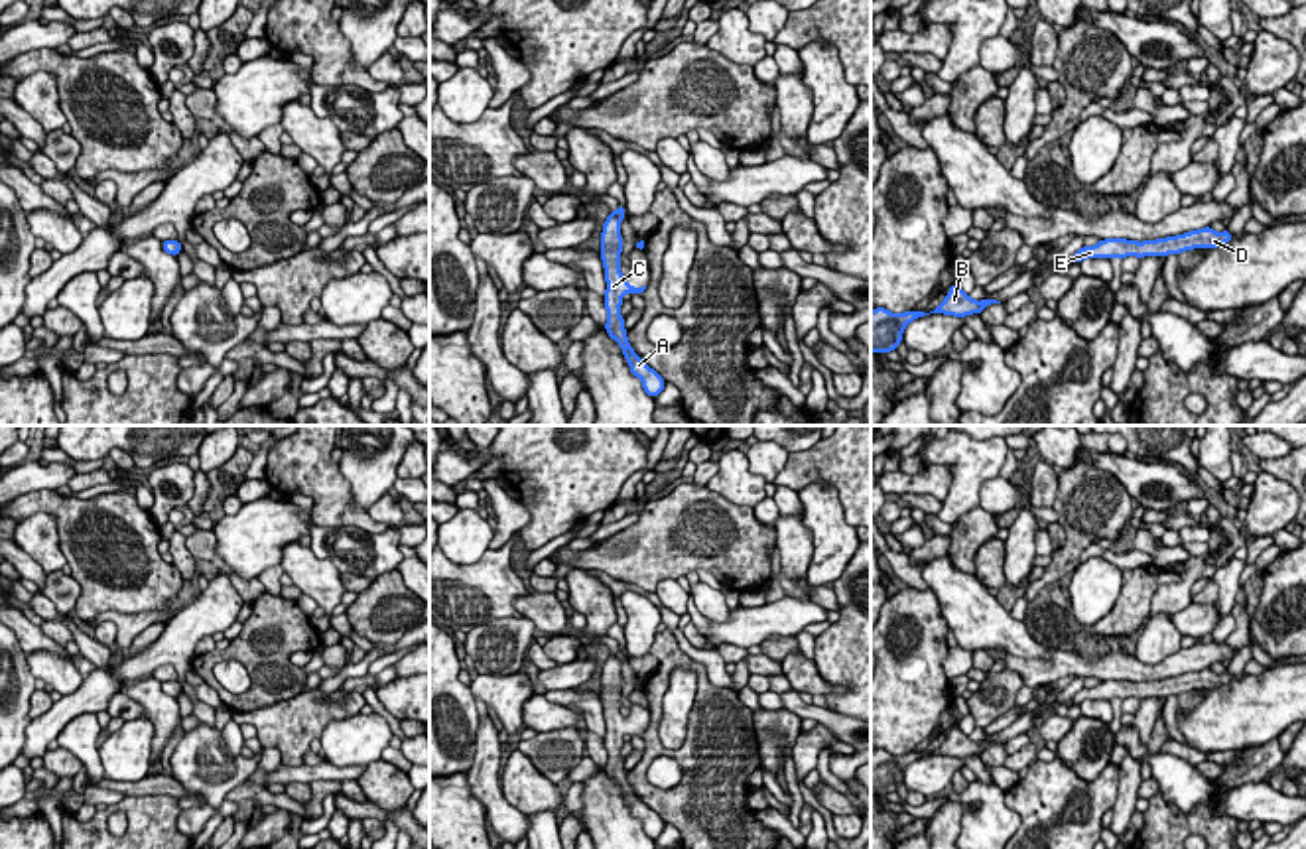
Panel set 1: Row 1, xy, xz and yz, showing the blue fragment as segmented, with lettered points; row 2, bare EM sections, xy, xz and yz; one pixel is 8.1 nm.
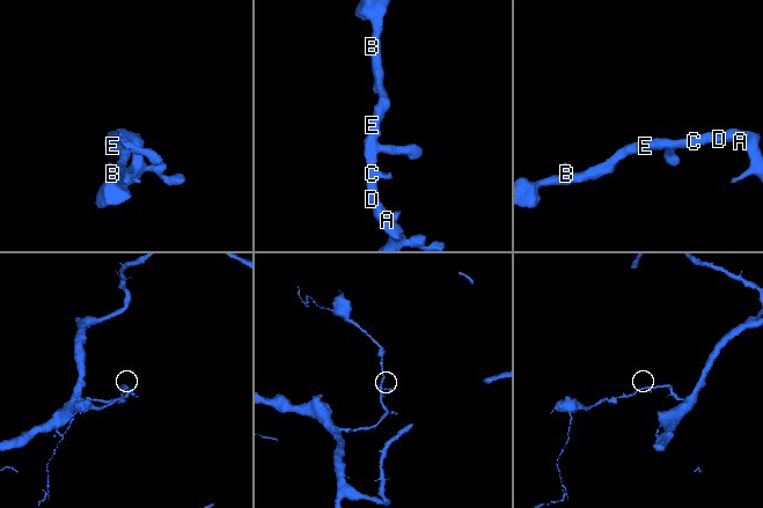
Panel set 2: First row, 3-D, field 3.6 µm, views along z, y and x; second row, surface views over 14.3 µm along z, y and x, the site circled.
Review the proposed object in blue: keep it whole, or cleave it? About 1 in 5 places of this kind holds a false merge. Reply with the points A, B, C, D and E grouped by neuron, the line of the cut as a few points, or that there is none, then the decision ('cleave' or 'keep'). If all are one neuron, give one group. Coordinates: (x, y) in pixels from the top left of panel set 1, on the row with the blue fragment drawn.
groups A B C D E; cut none; keep

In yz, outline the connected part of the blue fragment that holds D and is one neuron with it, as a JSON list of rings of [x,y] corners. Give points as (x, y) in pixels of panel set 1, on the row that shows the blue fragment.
[[[1211,227],[1190,230],[1176,236],[1156,238],[1156,240],[1127,240],[1127,238],[1105,238],[1095,246],[1081,246],[1074,254],[1074,264],[1079,264],[1085,258],[1127,258],[1127,256],[1168,256],[1180,254],[1192,248],[1217,248],[1225,242],[1233,240],[1229,230],[1215,232]]]

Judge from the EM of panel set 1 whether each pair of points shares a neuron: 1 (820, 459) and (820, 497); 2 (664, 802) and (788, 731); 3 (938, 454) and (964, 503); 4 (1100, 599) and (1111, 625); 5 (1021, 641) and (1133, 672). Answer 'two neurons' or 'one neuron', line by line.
1: two neurons
2: two neurons
3: one neuron
4: two neurons
5: two neurons

